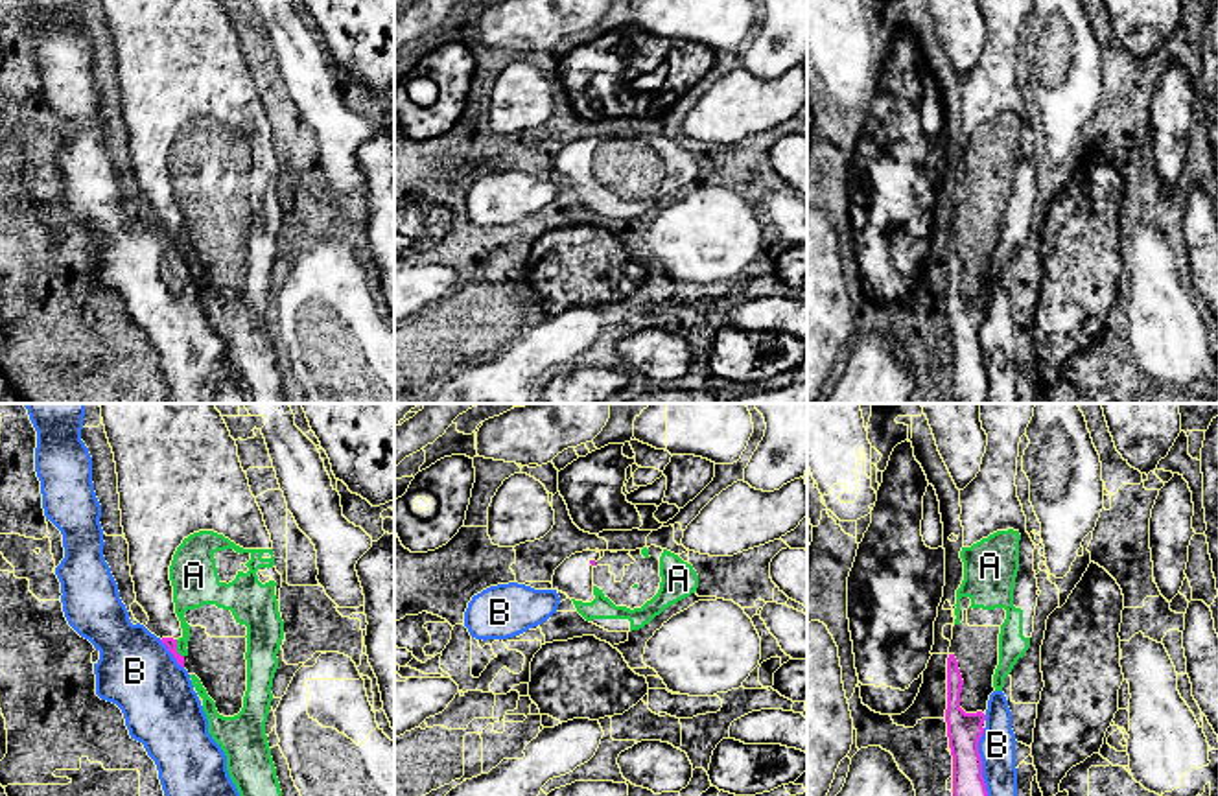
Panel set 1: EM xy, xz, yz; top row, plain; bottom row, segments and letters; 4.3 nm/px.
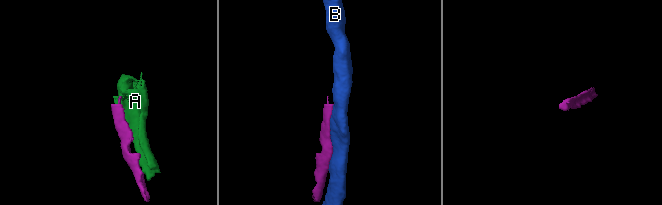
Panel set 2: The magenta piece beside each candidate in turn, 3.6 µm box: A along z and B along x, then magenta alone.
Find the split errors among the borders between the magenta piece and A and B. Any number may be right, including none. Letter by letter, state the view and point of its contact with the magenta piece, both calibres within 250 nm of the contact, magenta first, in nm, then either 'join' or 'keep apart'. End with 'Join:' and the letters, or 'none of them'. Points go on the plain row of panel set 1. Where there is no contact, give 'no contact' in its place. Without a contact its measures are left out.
A: meets magenta in xy at (175, 236); 50 nm thick on the magenta side, 140 nm on the other; join
B: meets magenta in yz at (981, 360); 160 nm thick on the magenta side, 160 nm on the other; keep apart
Join: A

